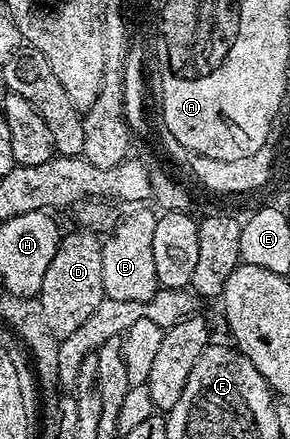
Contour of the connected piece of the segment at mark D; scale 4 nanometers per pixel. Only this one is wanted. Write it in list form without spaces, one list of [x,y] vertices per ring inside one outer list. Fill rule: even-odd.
[[[81,230],[85,232],[68,232],[62,235],[61,240],[57,243],[55,258],[51,258],[51,266],[47,266],[47,274],[43,274],[43,286],[39,297],[43,304],[43,309],[47,314],[47,319],[53,330],[59,337],[64,338],[71,334],[71,330],[79,330],[91,314],[95,314],[95,306],[106,299],[105,287],[103,286],[103,240],[97,237],[93,230]]]

